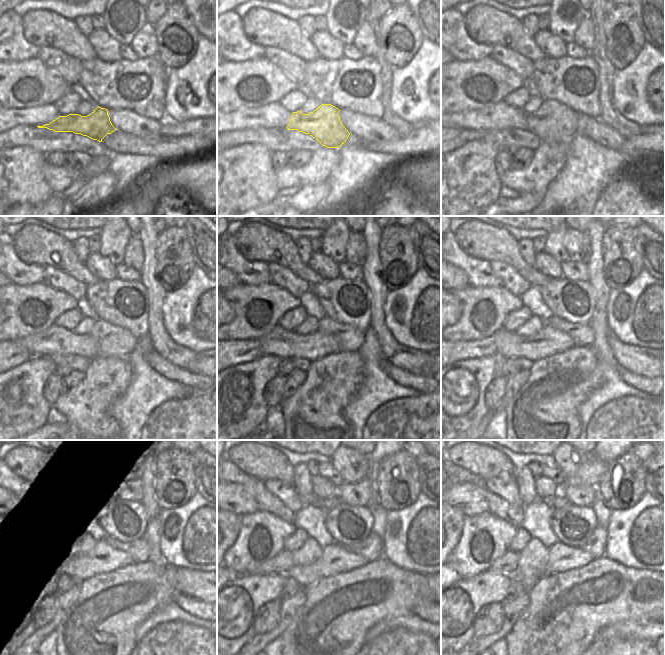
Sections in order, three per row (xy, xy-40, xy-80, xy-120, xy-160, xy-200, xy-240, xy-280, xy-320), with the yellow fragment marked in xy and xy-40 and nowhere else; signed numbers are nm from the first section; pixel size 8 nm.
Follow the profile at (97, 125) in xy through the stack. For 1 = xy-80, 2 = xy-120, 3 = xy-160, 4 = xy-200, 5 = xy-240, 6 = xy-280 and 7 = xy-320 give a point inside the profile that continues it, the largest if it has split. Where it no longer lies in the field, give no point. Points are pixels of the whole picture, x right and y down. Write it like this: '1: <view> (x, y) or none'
1: xy-80 (554, 123)
2: xy-120 (113, 341)
3: xy-160 (350, 339)
4: xy-200 (582, 335)
5: xy-240 (139, 550)
6: xy-280 (370, 548)
7: xy-320 (596, 544)

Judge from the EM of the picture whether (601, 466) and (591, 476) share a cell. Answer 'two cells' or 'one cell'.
one cell

